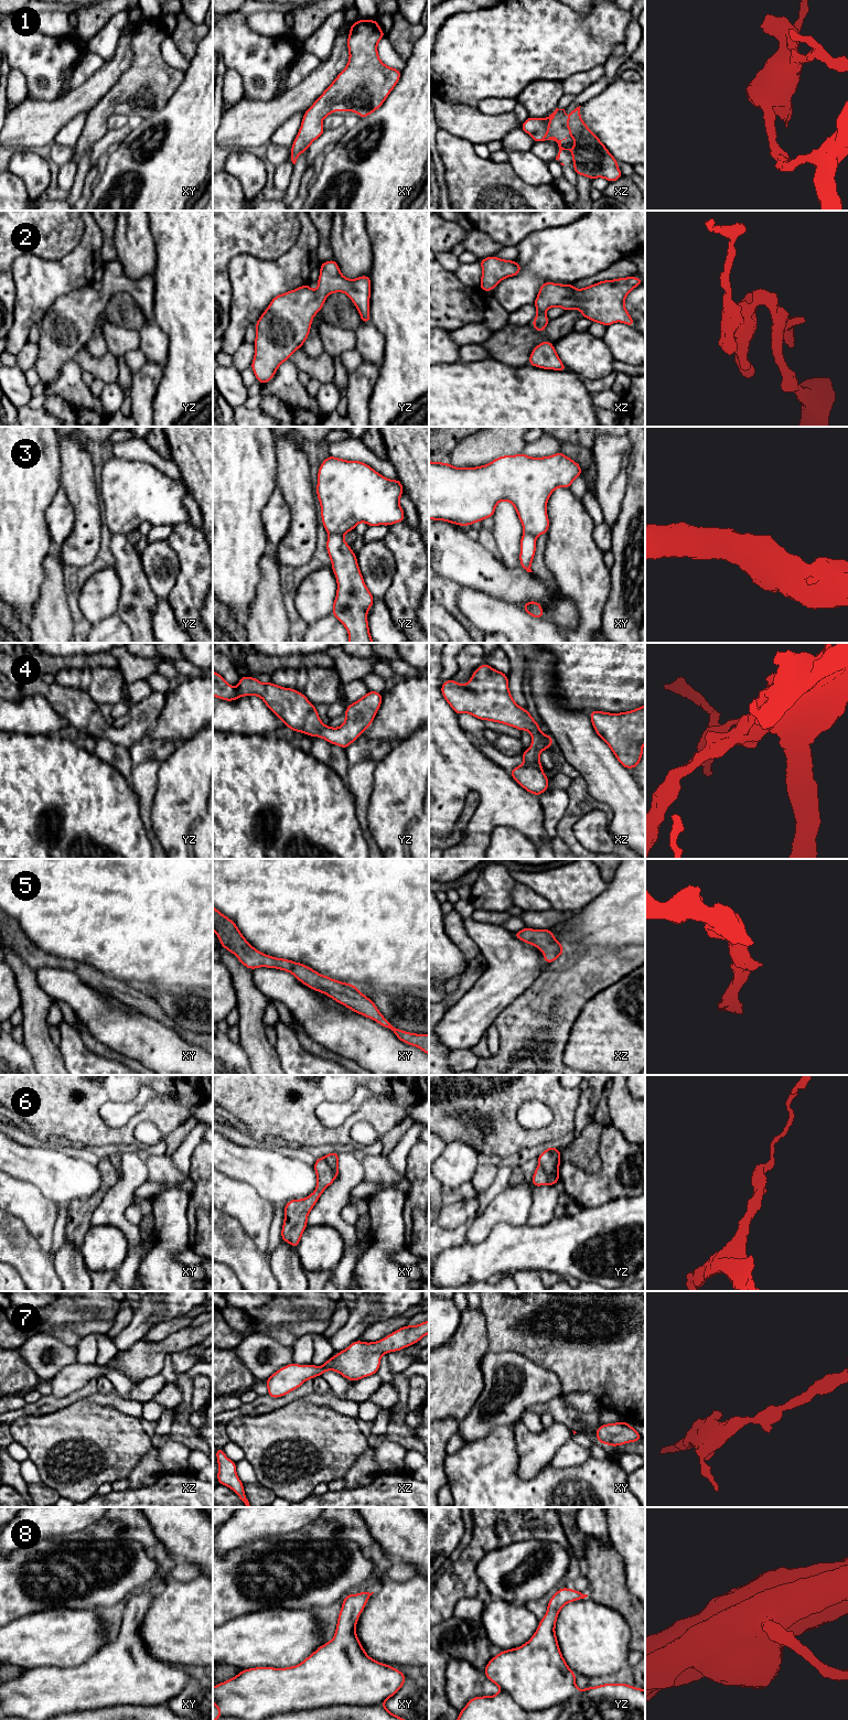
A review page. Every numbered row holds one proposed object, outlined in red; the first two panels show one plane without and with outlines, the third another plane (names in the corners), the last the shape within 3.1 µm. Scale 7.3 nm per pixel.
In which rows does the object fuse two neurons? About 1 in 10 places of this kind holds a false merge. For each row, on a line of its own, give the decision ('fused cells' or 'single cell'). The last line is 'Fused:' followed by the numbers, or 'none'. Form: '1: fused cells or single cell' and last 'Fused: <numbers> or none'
1: single cell
2: single cell
3: fused cells
4: single cell
5: single cell
6: fused cells
7: single cell
8: single cell
Fused: 3, 6

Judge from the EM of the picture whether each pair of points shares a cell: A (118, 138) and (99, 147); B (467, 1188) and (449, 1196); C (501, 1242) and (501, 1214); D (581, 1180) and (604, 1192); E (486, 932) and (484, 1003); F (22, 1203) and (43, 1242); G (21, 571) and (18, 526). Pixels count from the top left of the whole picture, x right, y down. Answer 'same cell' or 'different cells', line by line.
A: same cell
B: same cell
C: different cells
D: same cell
E: same cell
F: same cell
G: same cell

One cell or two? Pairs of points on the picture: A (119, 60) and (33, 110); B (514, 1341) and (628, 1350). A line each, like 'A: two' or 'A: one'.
A: one
B: one

